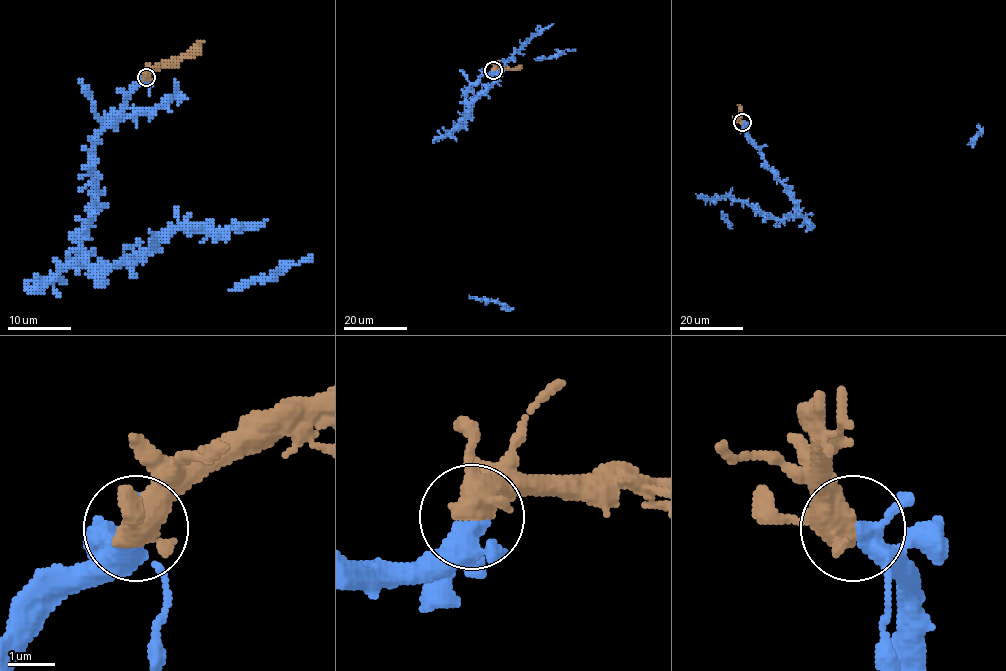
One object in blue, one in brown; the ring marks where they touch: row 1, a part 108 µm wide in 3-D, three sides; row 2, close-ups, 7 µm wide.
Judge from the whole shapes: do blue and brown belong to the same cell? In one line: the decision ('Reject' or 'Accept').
Accept

